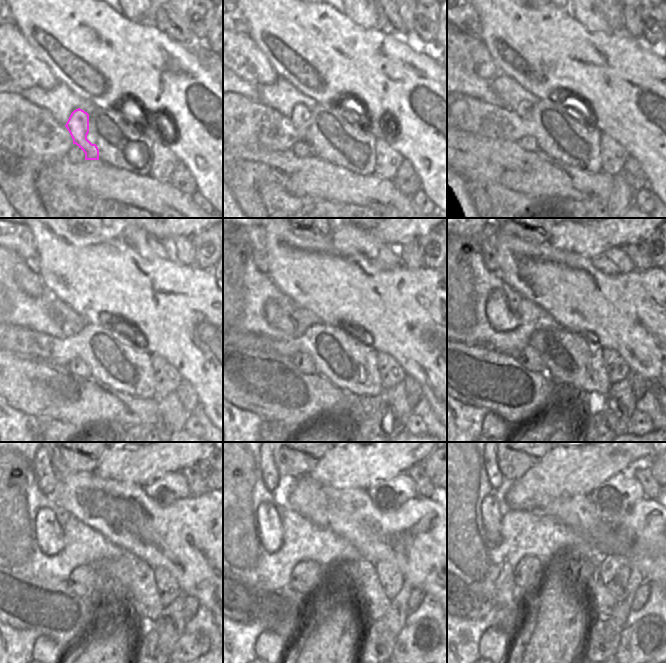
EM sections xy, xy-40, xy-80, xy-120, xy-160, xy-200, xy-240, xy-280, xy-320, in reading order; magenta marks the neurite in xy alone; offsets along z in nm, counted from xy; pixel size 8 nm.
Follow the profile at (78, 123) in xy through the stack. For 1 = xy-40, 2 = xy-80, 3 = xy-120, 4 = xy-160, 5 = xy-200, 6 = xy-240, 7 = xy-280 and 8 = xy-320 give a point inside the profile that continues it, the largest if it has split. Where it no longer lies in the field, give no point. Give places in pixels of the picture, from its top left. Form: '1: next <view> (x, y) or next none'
1: next xy-40 (301, 117)
2: next xy-80 (523, 108)
3: next xy-120 (73, 324)
4: next xy-160 (279, 309)
5: next xy-200 (502, 306)
6: next xy-240 (49, 524)
7: next xy-280 (269, 518)
8: next xy-320 (491, 514)

